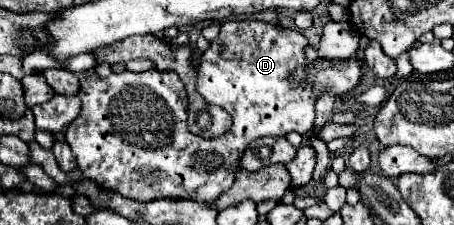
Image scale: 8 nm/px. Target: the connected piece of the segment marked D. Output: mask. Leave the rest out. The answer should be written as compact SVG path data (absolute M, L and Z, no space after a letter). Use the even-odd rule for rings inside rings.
M229 20L229 22L223 22L221 24L221 32L219 36L209 44L209 48L201 54L199 58L199 64L197 64L197 92L207 100L207 104L217 104L221 108L225 108L231 118L233 118L233 126L229 132L225 132L223 136L219 138L201 138L197 134L191 134L189 128L187 128L187 114L189 114L189 96L187 96L187 90L185 90L185 84L183 80L175 74L175 72L167 72L167 70L147 70L147 72L121 72L121 74L111 74L109 78L99 78L97 74L91 74L87 78L83 78L81 82L81 90L79 90L79 98L83 102L83 108L81 108L81 114L79 118L75 118L75 122L71 122L65 130L65 140L67 144L71 146L73 150L73 156L77 158L77 166L79 170L83 172L85 178L89 180L95 180L99 182L101 186L109 188L109 190L115 190L119 194L123 194L125 198L133 198L133 200L139 200L139 202L149 202L149 200L157 200L157 198L167 198L167 200L195 200L195 202L201 202L201 204L207 204L207 206L213 206L215 200L227 192L233 182L235 182L235 172L239 170L239 162L245 154L245 148L257 140L257 138L263 138L263 136L285 136L287 132L295 130L299 134L307 134L311 128L313 128L313 122L315 122L315 86L311 86L313 82L307 80L307 78L301 78L299 82L293 80L293 74L299 70L299 68L307 68L309 60L305 58L305 48L309 46L307 38L299 32L299 30L293 30L293 28L281 28L277 24L269 24L269 22L261 22L261 20Z

